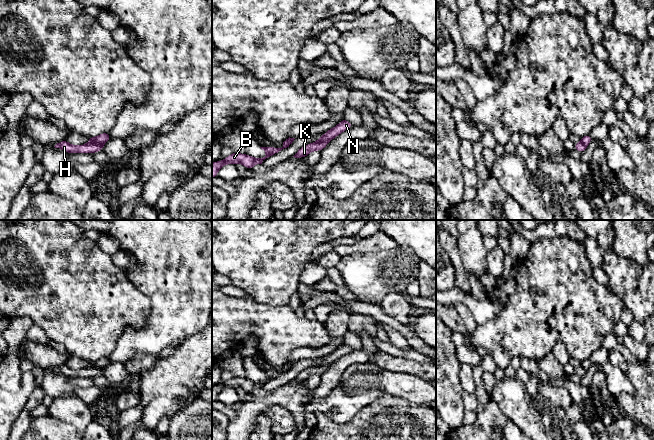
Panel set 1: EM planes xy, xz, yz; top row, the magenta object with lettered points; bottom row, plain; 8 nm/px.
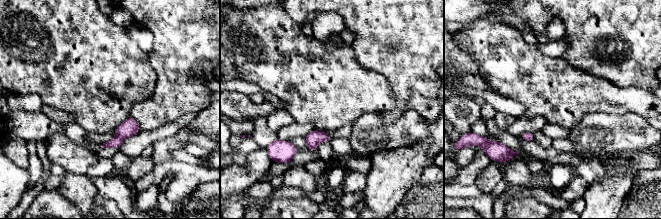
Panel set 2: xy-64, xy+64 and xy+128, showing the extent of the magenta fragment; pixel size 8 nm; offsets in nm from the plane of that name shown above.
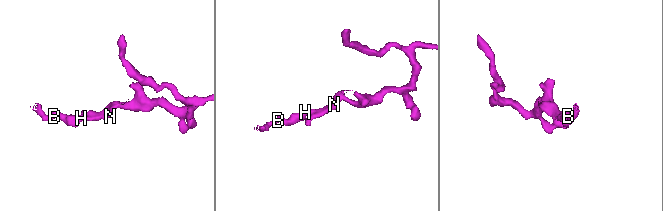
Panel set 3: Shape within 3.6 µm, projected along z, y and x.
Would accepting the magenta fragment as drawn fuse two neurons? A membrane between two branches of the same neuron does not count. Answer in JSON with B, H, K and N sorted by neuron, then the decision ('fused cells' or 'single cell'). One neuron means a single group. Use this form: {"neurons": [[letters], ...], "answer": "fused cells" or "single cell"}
{"neurons": [["B", "H", "N"], ["K"]], "answer": "fused cells"}

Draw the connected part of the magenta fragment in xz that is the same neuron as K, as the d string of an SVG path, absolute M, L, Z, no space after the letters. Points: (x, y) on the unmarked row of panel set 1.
M324 365L324 366L313 366L311 368L307 368L302 372L300 372L293 381L304 382L312 375L317 375L317 374L322 375L329 366L330 365Z

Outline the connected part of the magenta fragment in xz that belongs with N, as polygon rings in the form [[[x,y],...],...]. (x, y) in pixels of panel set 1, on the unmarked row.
[[[343,342],[338,349],[326,355],[325,358],[321,360],[316,366],[331,365],[333,362],[341,358],[343,355],[351,351],[353,351],[353,348]]]

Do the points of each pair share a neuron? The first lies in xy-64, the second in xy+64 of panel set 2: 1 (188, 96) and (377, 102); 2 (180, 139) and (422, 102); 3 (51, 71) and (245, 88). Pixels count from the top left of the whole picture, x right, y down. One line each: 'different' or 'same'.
1: different
2: different
3: different

